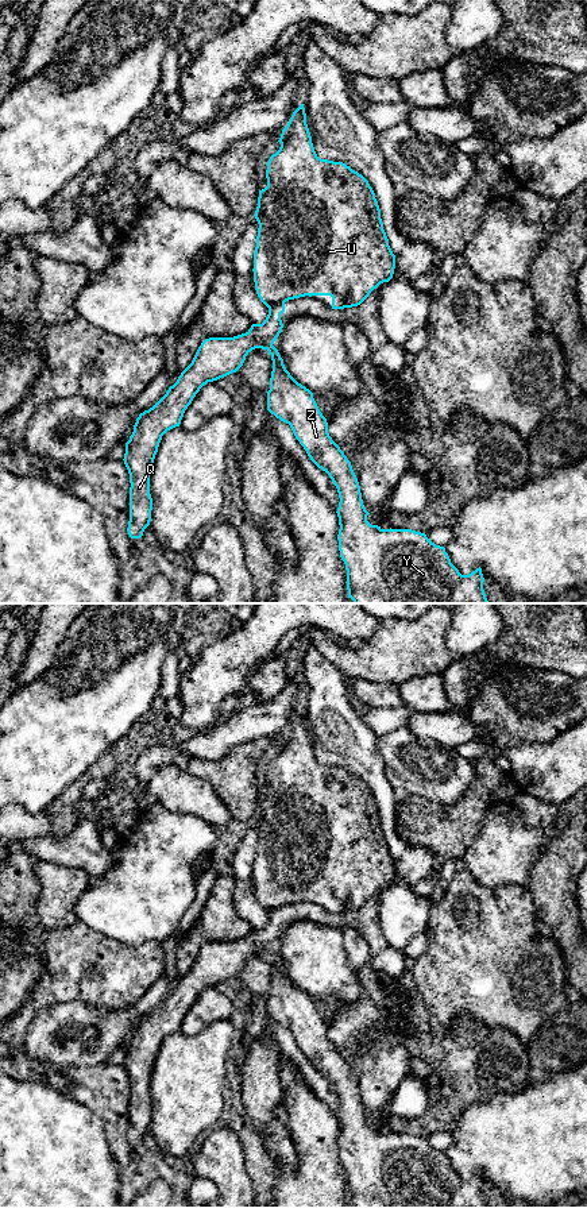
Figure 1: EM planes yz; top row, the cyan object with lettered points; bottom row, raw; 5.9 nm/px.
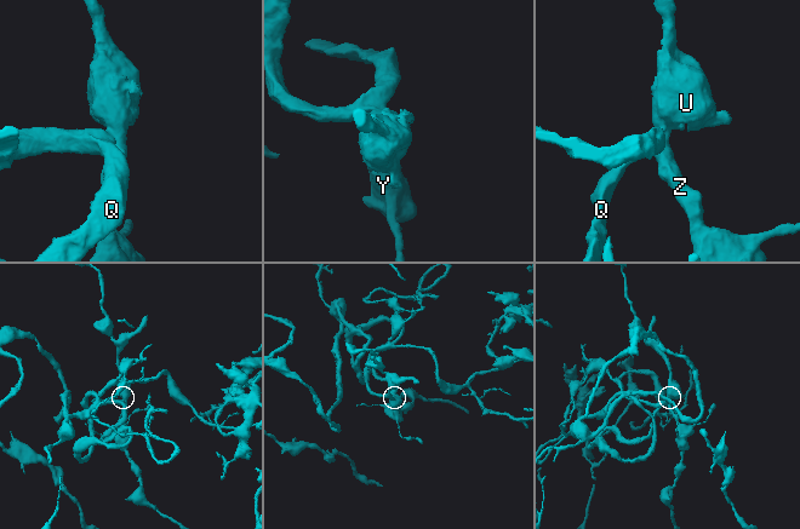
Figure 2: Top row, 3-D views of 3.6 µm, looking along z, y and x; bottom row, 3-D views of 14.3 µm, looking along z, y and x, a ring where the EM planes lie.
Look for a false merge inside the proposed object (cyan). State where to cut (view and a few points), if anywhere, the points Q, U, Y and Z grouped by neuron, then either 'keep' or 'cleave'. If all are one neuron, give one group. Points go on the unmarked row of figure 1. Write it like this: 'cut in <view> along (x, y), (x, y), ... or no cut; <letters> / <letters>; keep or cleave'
cut in yz along (284, 906), (269, 914); Q / U Y Z; cleave

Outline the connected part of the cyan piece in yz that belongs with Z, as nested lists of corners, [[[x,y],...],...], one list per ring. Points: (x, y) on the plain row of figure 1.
[[[274,950],[267,956],[273,965],[267,1015],[290,1030],[310,1065],[329,1080],[339,1097],[337,1145],[347,1174],[348,1203],[354,1208],[488,1208],[480,1172],[462,1180],[451,1168],[445,1153],[432,1147],[425,1138],[412,1134],[382,1134],[367,1126],[370,1118],[363,1109],[351,1066],[329,1041],[327,1023],[320,1016],[313,997],[290,980]]]

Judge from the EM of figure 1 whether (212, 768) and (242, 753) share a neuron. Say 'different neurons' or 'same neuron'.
same neuron

